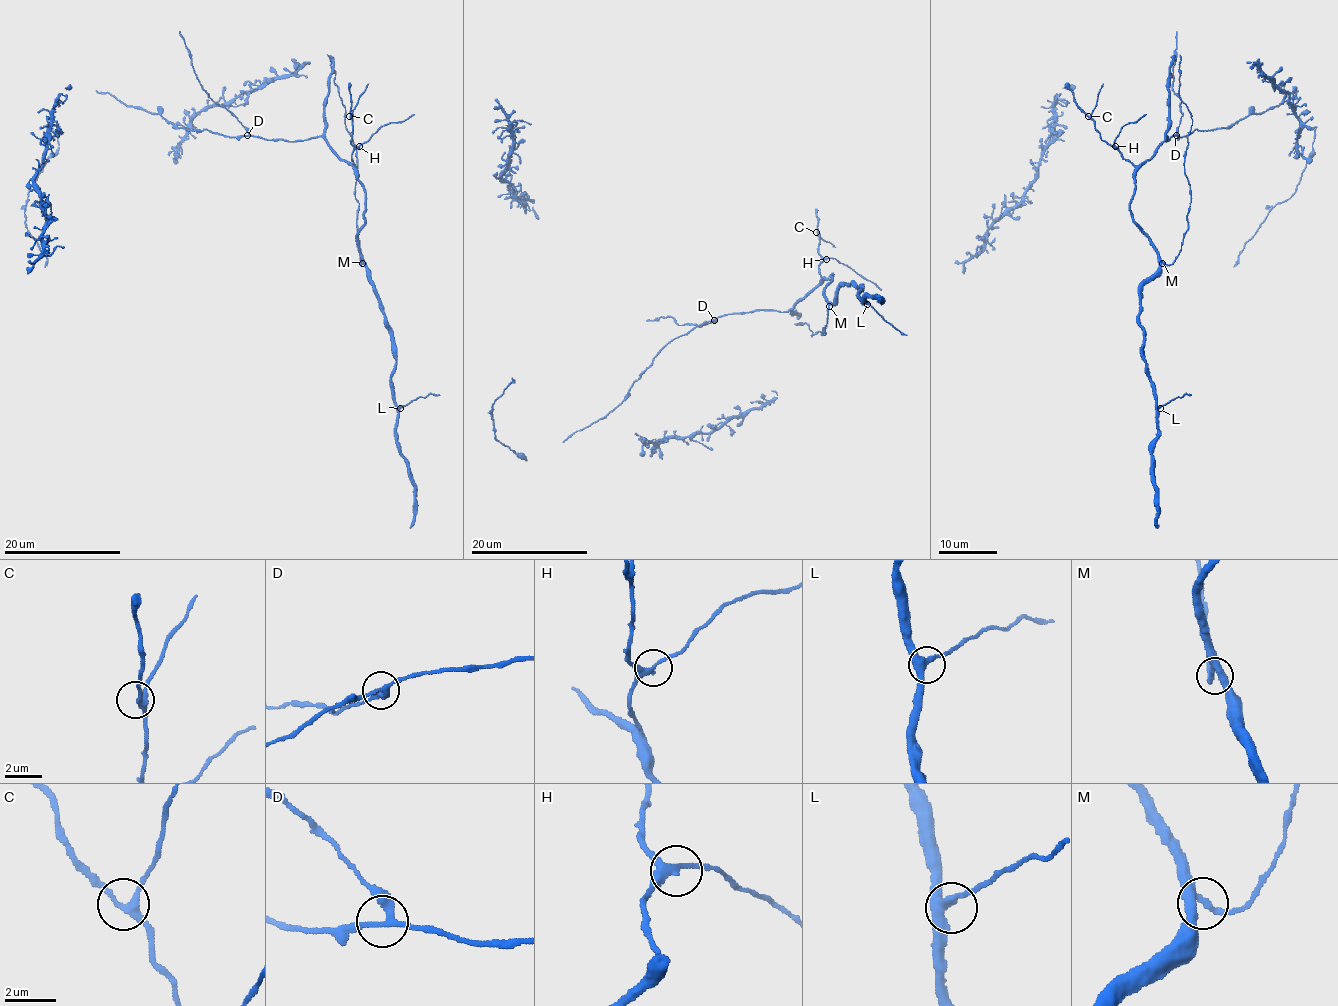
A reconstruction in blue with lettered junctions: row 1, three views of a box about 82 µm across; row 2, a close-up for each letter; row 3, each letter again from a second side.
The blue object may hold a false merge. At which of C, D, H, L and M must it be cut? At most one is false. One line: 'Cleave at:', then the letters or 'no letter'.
Cleave at: no letter

